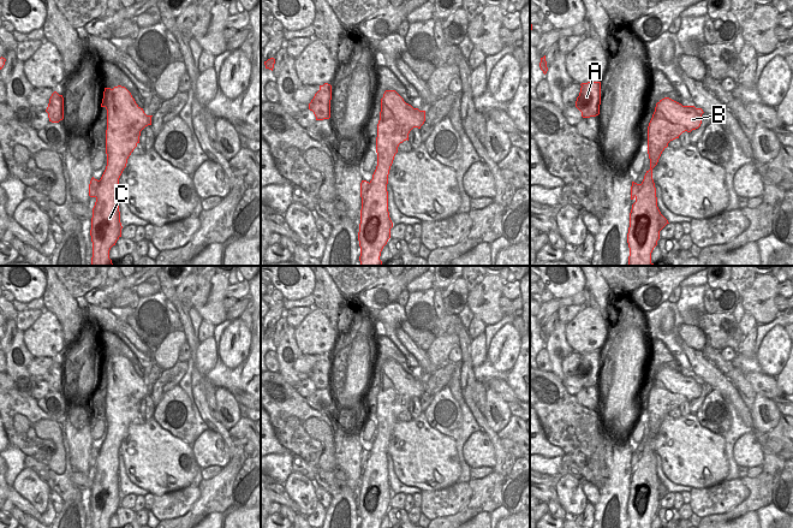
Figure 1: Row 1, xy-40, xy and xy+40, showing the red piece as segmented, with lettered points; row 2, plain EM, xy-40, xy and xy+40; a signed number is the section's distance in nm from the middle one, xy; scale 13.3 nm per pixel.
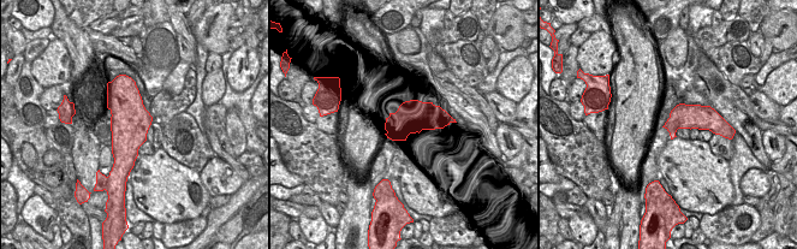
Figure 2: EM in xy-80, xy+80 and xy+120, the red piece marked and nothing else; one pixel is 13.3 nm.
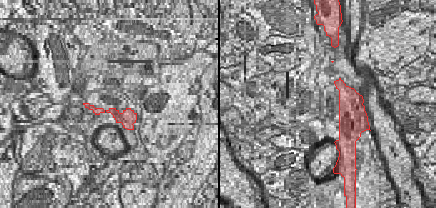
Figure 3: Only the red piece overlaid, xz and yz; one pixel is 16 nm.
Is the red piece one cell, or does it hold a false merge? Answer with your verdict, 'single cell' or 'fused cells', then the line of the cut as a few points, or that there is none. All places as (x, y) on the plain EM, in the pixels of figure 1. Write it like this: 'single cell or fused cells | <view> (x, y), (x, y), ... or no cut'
fused cells | xy (370, 451), (367, 466), (362, 470)

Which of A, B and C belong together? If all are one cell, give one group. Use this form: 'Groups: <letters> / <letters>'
Groups: A / B C.

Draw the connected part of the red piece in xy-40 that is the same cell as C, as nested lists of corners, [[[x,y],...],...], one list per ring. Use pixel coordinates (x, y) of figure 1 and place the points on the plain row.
[[[121,355],[105,357],[101,376],[107,379],[107,399],[106,399],[106,423],[107,435],[100,449],[97,467],[93,477],[91,487],[91,511],[93,527],[91,528],[109,528],[109,520],[115,515],[121,506],[121,492],[119,481],[119,447],[126,437],[127,428],[133,419],[139,413],[141,401],[151,394],[151,386],[147,385],[141,378],[131,362]]]

